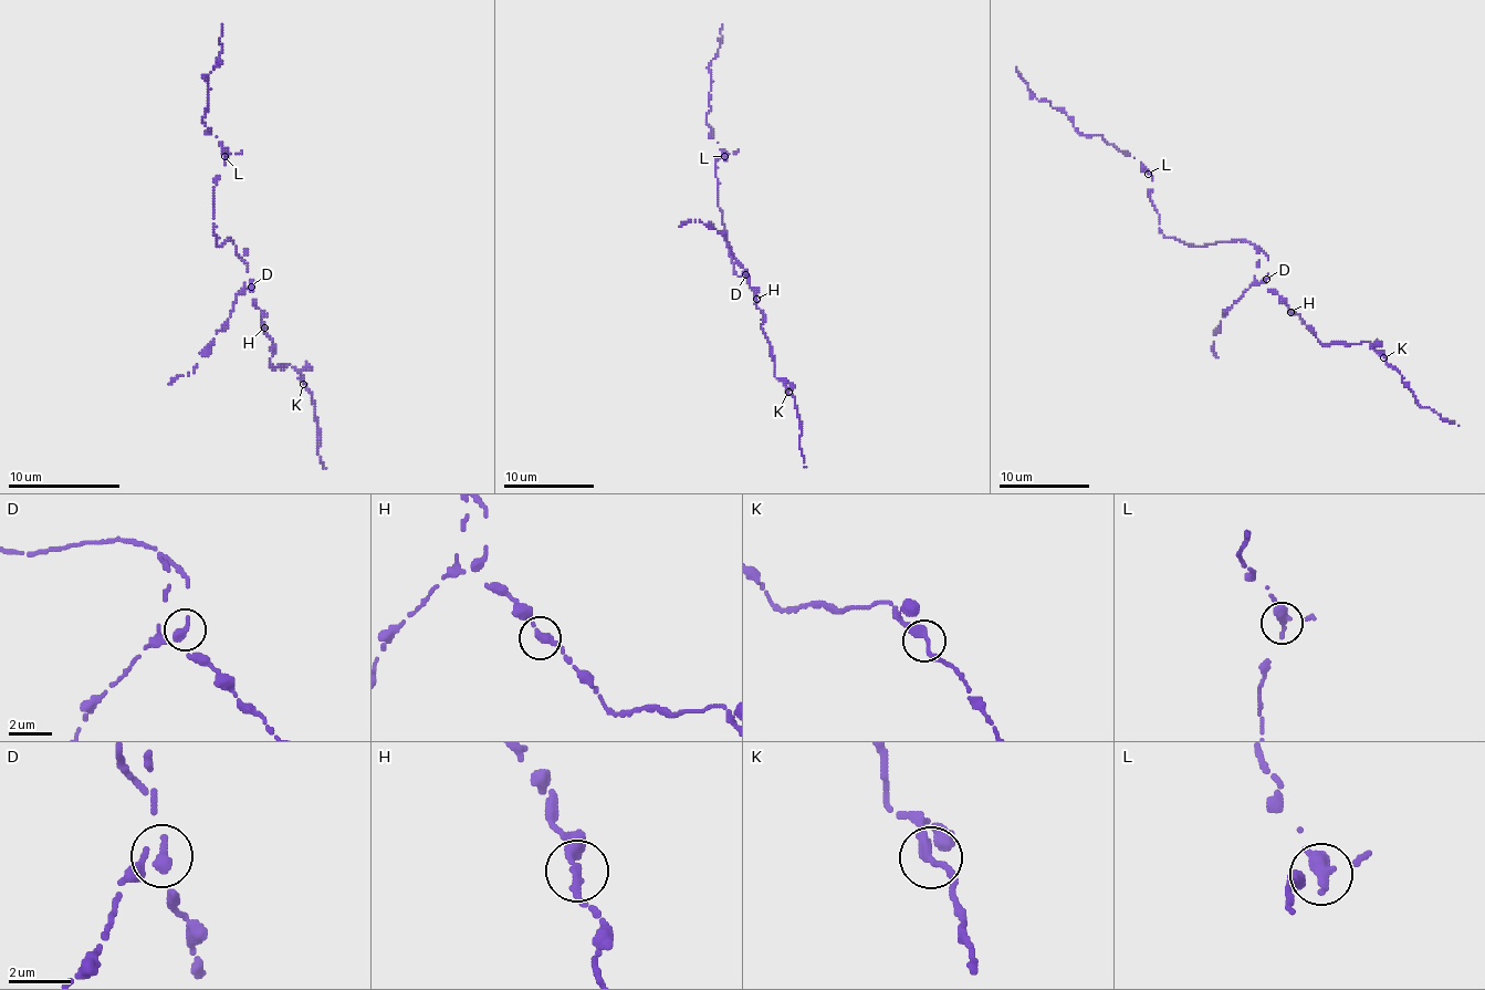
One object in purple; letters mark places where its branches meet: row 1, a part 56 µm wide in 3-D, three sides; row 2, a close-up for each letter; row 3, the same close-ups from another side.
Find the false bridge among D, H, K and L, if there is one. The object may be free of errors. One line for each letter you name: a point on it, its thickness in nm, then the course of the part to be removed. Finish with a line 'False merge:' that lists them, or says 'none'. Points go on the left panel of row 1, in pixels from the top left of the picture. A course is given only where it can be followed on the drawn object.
D: place (251, 287); calibre 280 nm; course (250, 285), (250, 291), (236, 296), (230, 316), (194, 373), (180, 375), (168, 384)
False merge: D

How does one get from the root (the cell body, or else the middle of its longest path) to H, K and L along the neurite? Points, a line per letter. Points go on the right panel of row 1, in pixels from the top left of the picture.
H: (1238, 239), (1254, 243), (1264, 253), (1258, 253), (1254, 278), (1266, 282), (1290, 312)
K: (1238, 239), (1254, 243), (1264, 253), (1258, 253), (1254, 278), (1266, 282), (1323, 344), (1370, 342), (1383, 357)
L: (1238, 239), (1189, 247), (1165, 237), (1159, 228), (1159, 215), (1150, 198), (1152, 176), (1148, 174)

